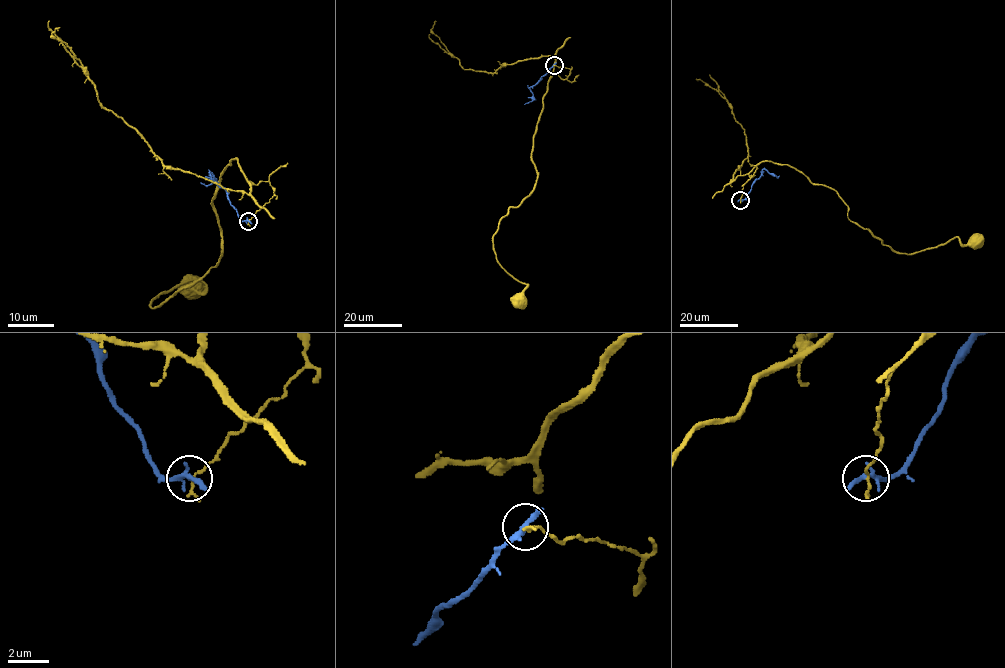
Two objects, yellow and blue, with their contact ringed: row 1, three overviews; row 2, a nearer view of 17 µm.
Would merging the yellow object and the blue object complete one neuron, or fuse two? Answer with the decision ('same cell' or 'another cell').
another cell

